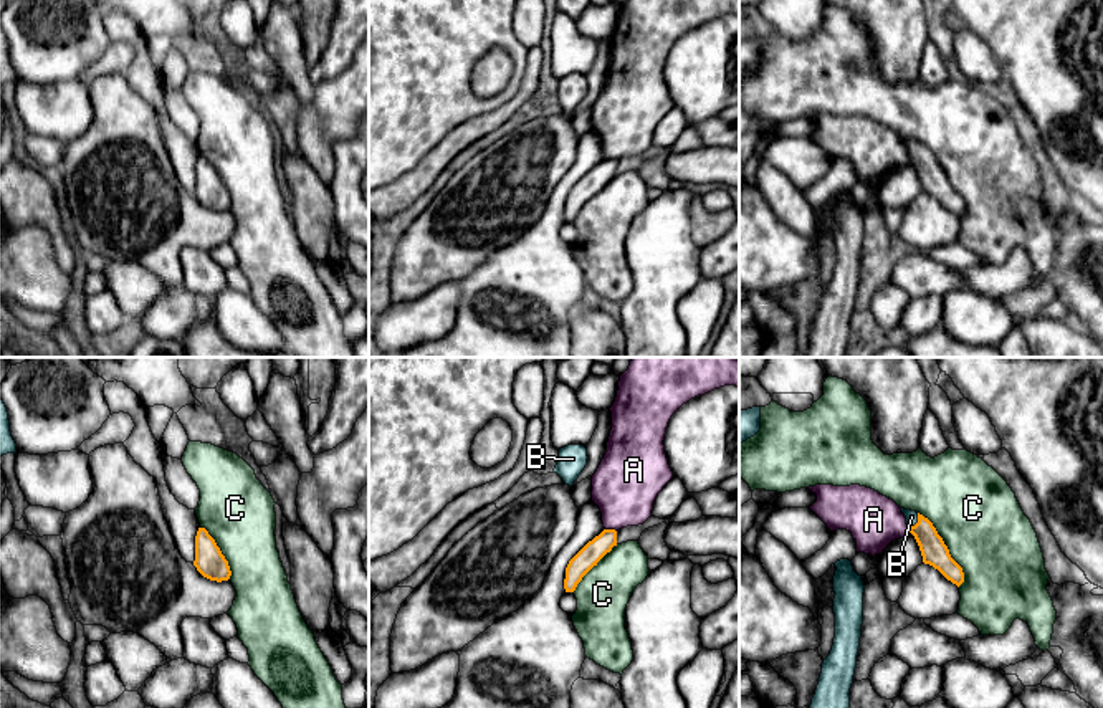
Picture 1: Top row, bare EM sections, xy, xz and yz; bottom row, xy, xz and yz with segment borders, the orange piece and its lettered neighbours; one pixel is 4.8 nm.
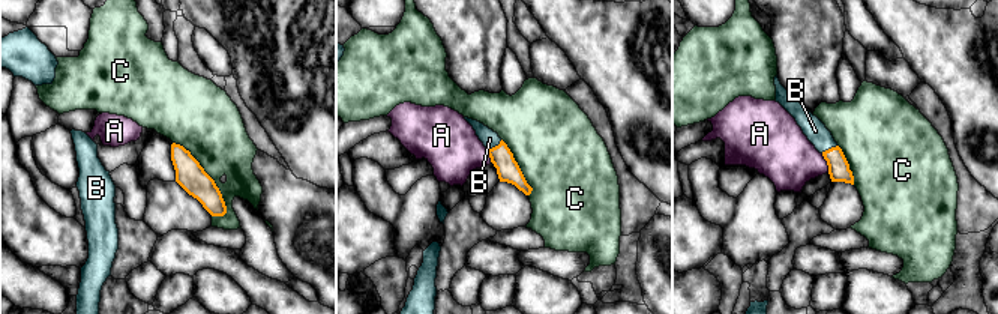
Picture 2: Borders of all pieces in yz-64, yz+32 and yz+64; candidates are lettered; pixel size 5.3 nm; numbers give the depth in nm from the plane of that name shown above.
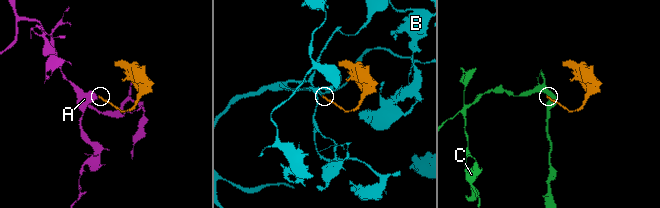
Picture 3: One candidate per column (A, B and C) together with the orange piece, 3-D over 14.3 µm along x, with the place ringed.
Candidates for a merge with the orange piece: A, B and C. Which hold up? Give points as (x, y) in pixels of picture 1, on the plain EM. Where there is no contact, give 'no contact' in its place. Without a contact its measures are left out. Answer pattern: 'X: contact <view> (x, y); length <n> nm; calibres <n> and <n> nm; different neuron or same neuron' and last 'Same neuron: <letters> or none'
A: contact xz (611, 159); length 60 nm; calibres 100 and 320 nm; different neuron
B: contact yz (918, 151); length 90 nm; calibres 130 and 60 nm; same neuron
C: contact yz (946, 177); length 420 nm; calibres 130 and 420 nm; different neuron
Same neuron: B

